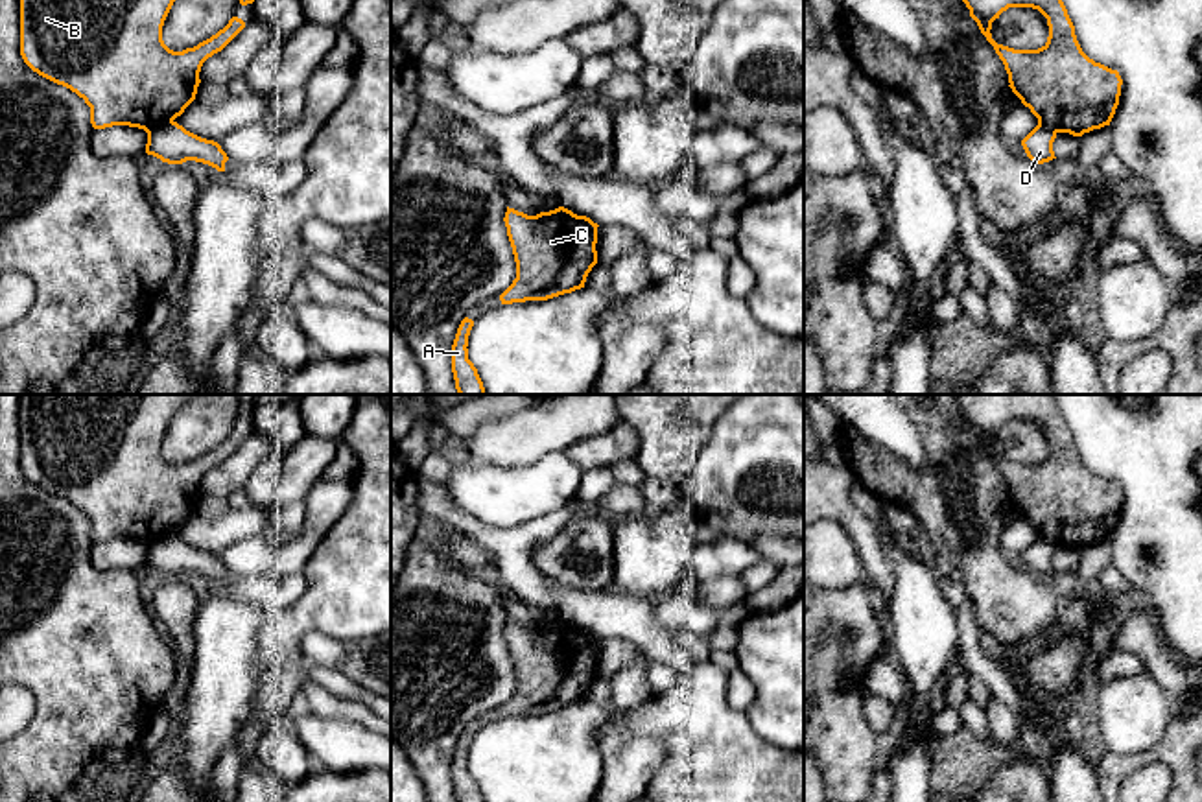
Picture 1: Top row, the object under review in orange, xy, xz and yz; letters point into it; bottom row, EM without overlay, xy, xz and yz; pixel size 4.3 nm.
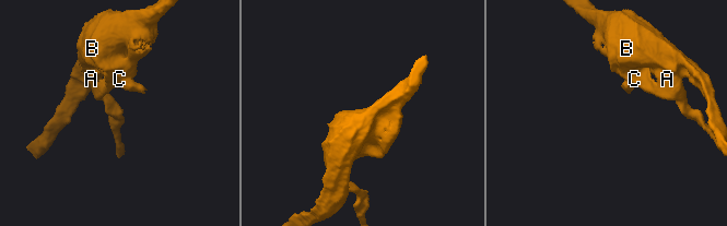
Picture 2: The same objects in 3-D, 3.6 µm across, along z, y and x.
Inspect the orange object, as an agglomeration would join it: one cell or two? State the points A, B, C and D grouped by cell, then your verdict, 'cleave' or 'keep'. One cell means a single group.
A B C / D | cleave

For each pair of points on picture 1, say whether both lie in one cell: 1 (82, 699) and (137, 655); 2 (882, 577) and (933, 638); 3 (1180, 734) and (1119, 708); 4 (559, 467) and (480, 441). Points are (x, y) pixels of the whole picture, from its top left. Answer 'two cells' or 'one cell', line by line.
1: one cell
2: two cells
3: two cells
4: two cells

